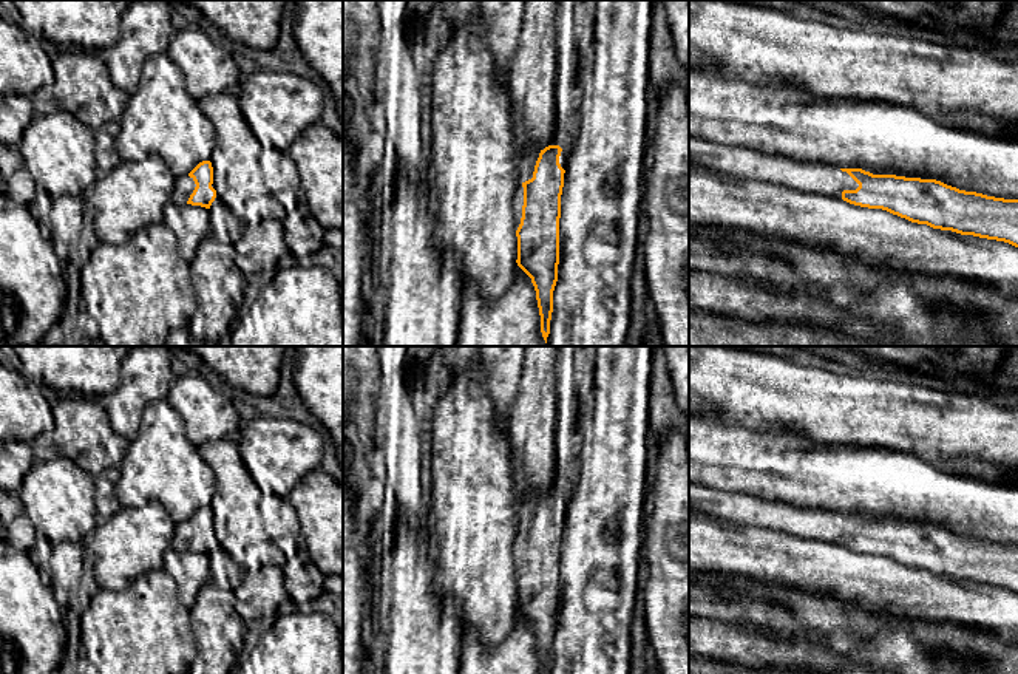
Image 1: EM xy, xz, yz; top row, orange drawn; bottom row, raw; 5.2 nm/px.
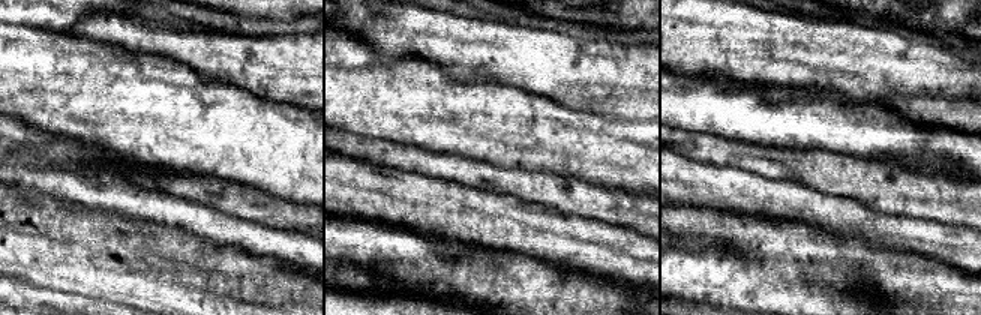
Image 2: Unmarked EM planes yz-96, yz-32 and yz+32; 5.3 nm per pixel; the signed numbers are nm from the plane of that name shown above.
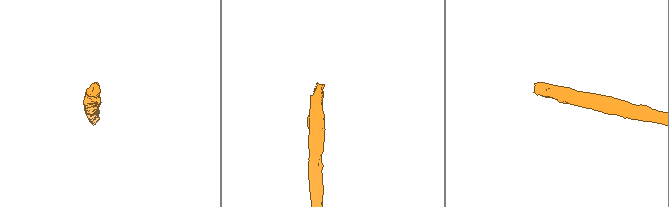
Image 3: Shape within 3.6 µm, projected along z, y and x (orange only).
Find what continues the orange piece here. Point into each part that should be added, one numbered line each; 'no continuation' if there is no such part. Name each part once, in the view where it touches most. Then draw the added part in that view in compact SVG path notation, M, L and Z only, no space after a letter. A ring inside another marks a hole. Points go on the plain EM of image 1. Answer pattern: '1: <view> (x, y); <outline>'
1: xz (525, 512); M530 493L516 509L517 518L517 535L514 540L514 575L517 577L522 564L522 552L524 552L524 533L522 530L533 524L534 512L539 504L541 496L538 493Z

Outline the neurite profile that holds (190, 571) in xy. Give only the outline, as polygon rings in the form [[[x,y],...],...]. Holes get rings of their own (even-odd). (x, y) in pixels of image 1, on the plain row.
[[[168,547],[162,569],[175,580],[178,597],[187,608],[193,606],[199,589],[210,581],[210,558],[201,552]]]

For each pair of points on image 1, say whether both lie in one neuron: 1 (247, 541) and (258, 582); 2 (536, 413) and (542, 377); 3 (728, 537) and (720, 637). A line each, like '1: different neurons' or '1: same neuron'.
1: different neurons
2: same neuron
3: different neurons

